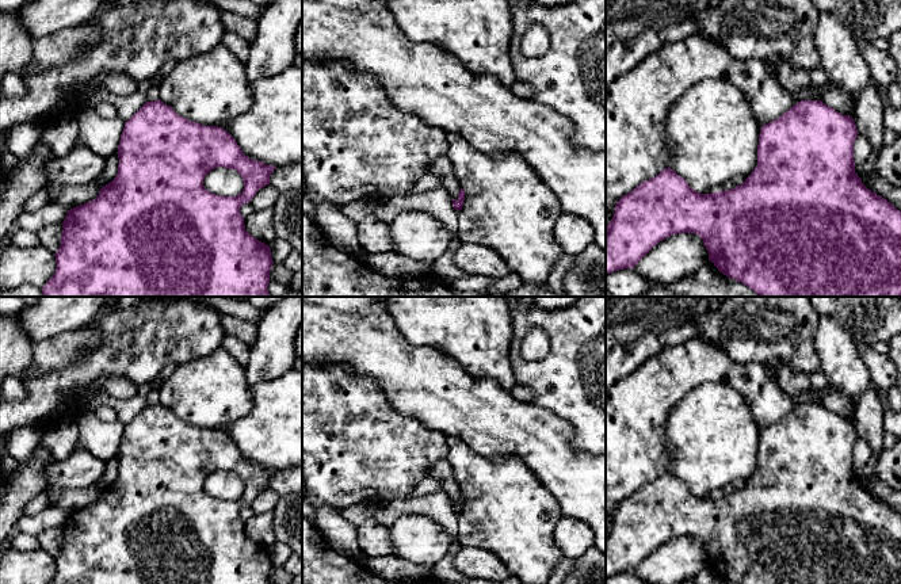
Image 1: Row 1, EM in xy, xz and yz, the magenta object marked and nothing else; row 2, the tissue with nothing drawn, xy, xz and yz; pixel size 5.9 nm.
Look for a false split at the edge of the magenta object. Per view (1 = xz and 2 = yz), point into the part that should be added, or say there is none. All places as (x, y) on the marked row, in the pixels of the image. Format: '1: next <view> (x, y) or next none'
1: next none
2: next none

